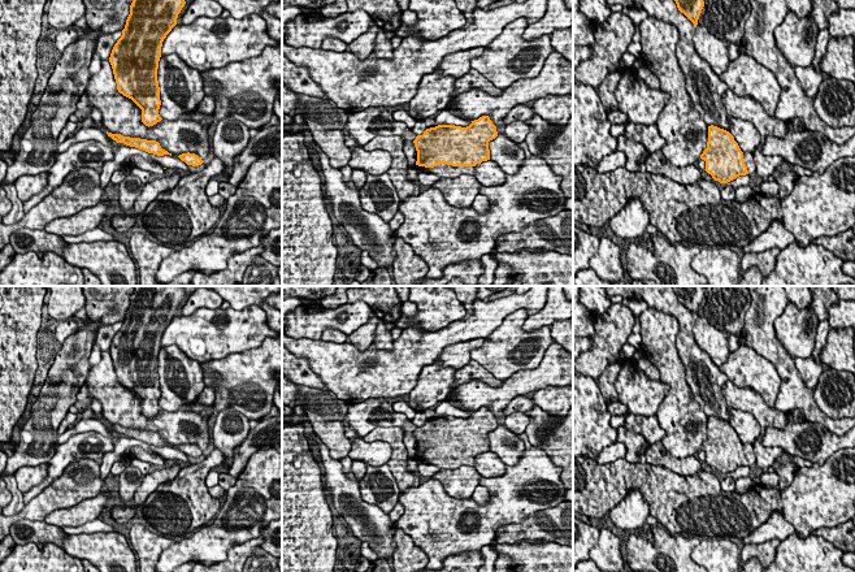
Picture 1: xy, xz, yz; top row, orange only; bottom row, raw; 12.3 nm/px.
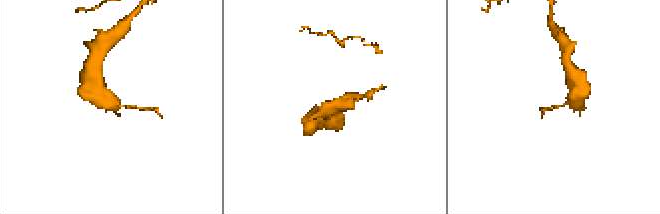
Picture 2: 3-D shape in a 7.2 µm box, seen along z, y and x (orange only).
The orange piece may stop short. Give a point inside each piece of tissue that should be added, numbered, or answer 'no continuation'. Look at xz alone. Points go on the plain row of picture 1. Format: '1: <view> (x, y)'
1: xz (443, 462)

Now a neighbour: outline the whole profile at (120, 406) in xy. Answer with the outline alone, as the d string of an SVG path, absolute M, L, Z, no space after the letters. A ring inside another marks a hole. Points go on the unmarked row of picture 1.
M103 351L100 363L91 367L86 385L90 402L94 399L100 402L101 413L108 424L156 432L174 448L190 443L205 451L212 442L208 429L211 417L200 413L213 410L216 399L213 386L205 386L186 411L161 411L148 419L142 413L142 400L118 384L109 351Z

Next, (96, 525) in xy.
M100 519L88 521L79 526L61 526L61 528L64 533L66 533L68 536L75 536L81 533L114 532L114 528L112 525L105 524Z

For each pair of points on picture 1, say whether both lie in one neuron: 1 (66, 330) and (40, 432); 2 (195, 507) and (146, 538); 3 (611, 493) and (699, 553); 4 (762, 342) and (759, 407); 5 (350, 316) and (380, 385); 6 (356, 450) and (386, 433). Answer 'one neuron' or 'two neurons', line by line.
1: two neurons
2: two neurons
3: two neurons
4: two neurons
5: two neurons
6: two neurons

